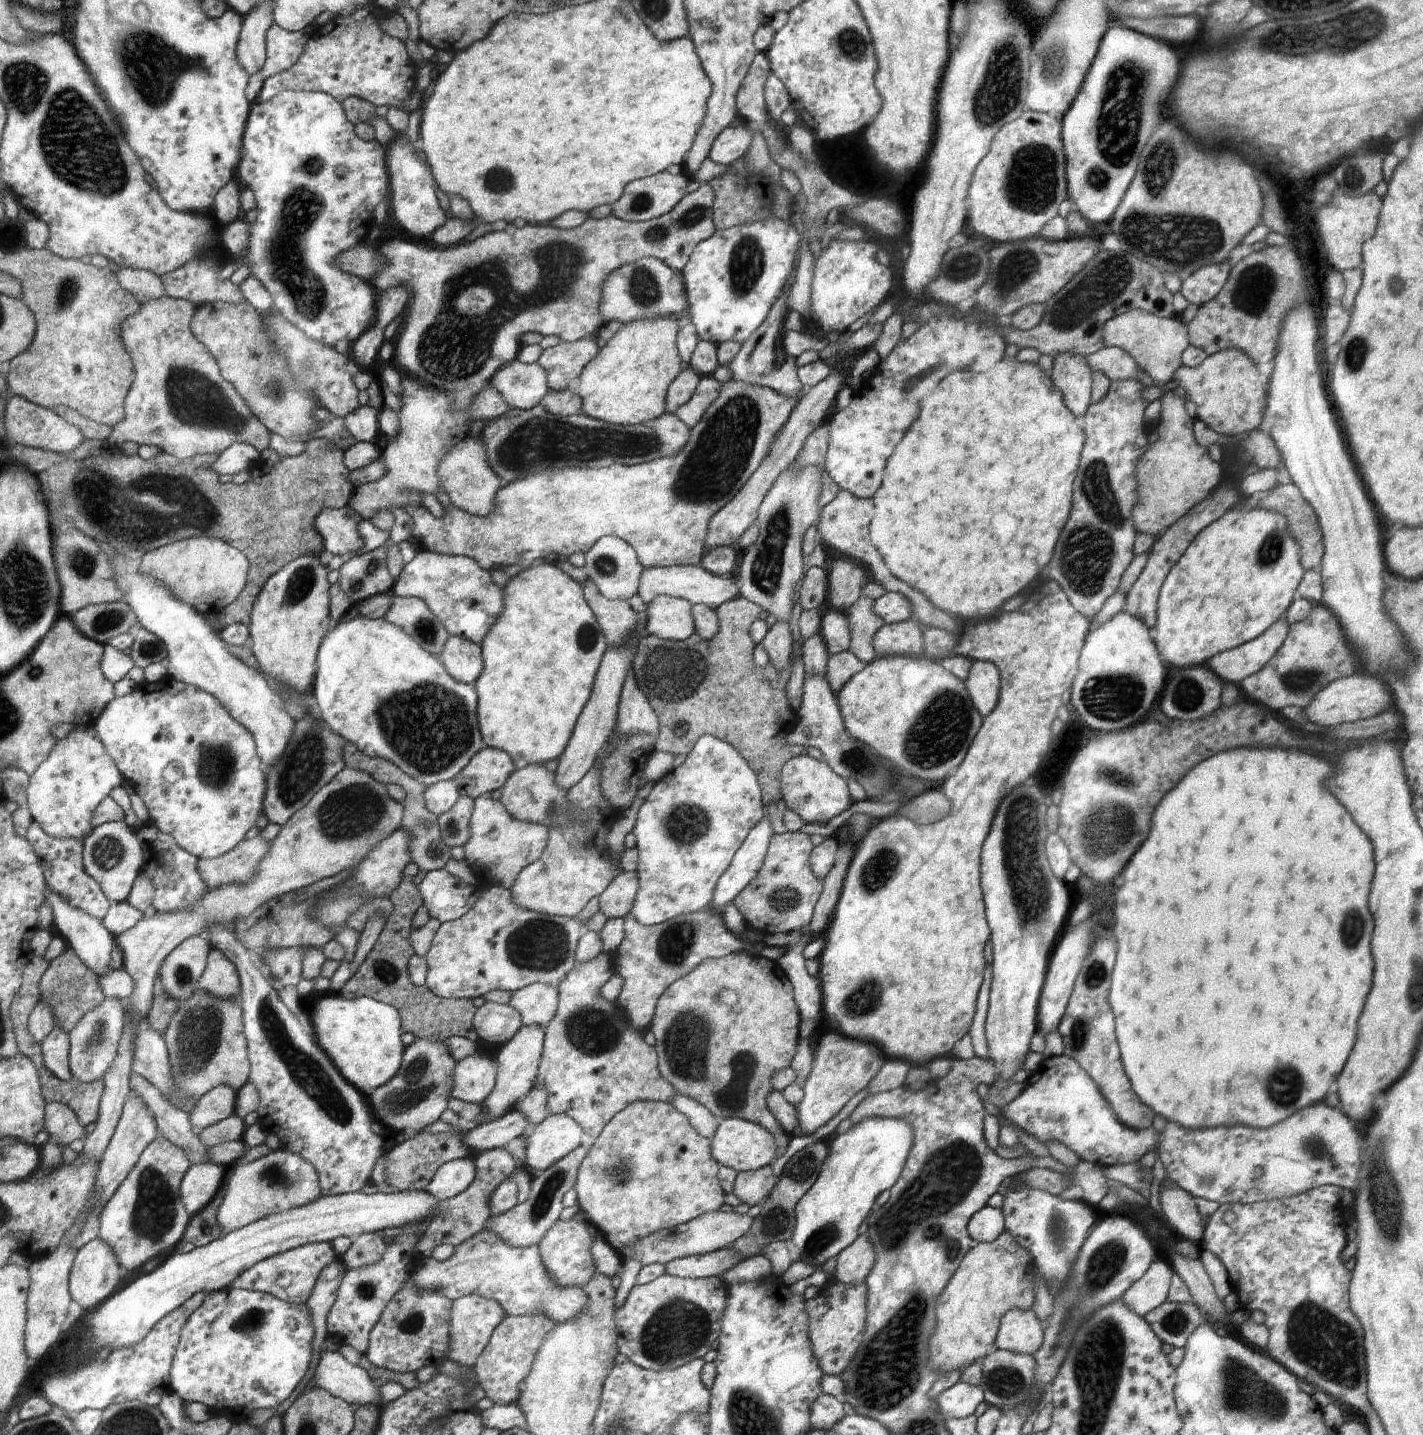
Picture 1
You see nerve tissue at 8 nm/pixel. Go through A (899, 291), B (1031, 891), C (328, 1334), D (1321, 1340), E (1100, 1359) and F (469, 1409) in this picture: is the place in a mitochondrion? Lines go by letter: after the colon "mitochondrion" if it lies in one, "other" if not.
A: other
B: mitochondrion
C: other
D: mitochondrion
E: mitochondrion
F: other

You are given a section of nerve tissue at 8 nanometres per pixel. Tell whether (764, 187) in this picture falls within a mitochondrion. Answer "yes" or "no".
no

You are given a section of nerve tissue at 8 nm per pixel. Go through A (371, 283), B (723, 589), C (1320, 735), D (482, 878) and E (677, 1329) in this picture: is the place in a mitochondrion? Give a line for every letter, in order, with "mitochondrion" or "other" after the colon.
A: other
B: other
C: other
D: other
E: mitochondrion

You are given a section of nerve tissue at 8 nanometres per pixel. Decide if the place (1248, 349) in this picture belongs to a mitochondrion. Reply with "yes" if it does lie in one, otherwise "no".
no

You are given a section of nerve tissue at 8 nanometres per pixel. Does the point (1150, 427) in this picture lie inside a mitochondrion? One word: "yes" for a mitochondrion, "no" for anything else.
no

